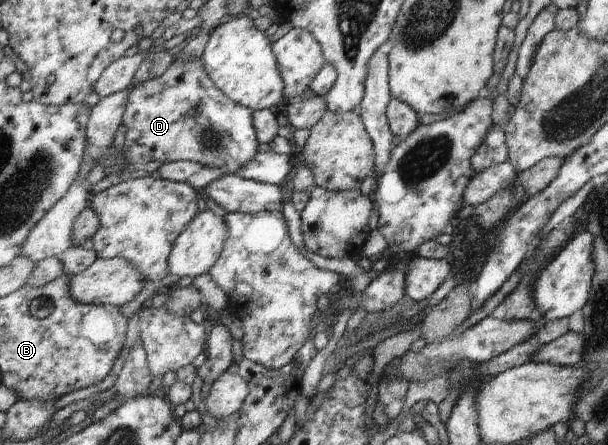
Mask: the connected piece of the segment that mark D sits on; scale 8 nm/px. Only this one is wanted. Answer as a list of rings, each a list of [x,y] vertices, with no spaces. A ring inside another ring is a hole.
[[[176,58],[164,75],[135,85],[128,98],[123,125],[127,129],[122,149],[124,155],[130,163],[134,163],[135,167],[148,161],[166,163],[190,160],[222,168],[226,176],[237,174],[242,166],[252,162],[257,157],[258,145],[260,145],[257,129],[254,127],[253,109],[230,99],[214,83],[214,80],[210,79],[200,59],[186,63]],[[196,109],[201,109],[201,114],[197,118],[192,115],[192,111]]]

